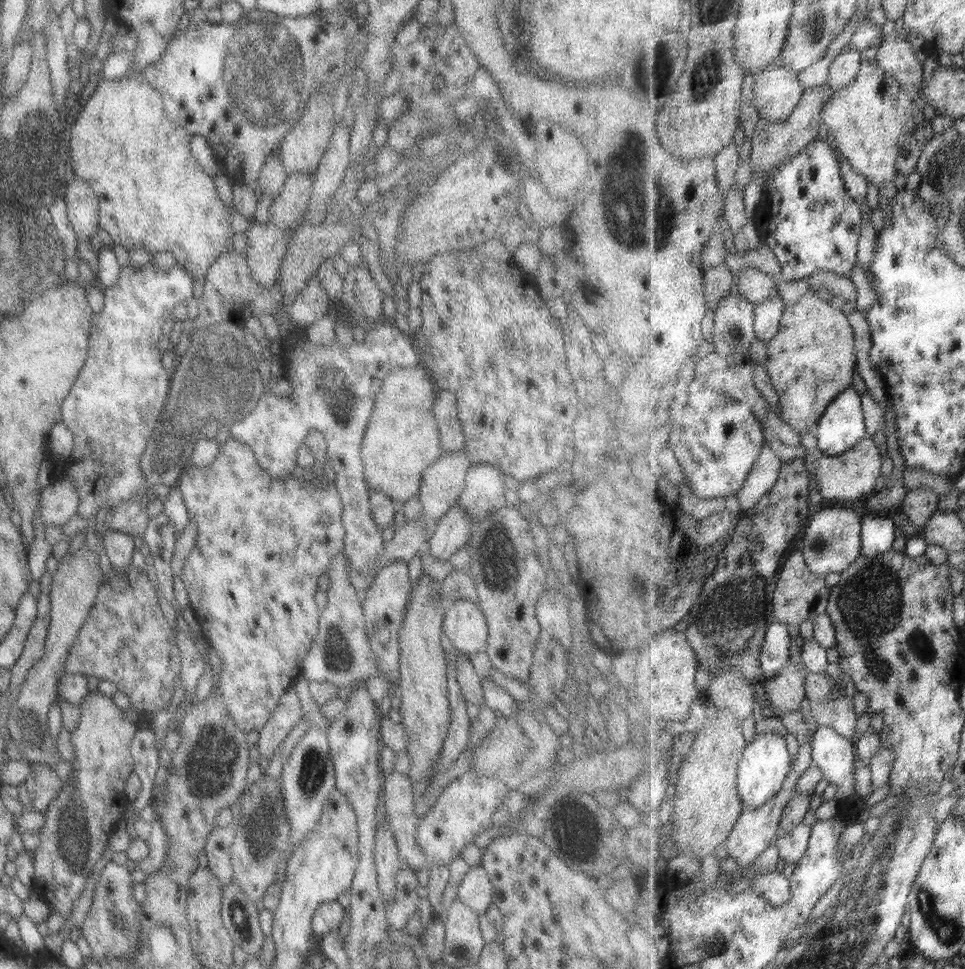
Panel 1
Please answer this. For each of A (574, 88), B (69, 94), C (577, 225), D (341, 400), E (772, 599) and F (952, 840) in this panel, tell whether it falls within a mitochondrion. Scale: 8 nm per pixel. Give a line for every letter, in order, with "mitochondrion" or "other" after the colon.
A: other
B: other
C: other
D: mitochondrion
E: other
F: other

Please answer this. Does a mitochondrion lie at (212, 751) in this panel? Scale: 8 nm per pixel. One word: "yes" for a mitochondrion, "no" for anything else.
yes

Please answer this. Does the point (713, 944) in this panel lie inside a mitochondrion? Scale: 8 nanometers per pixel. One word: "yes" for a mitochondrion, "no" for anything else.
yes

